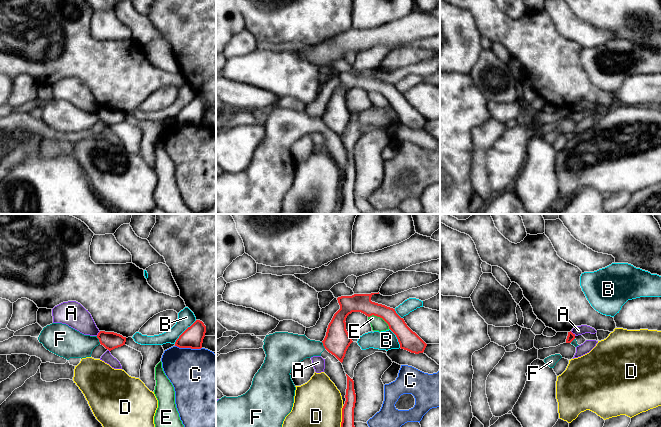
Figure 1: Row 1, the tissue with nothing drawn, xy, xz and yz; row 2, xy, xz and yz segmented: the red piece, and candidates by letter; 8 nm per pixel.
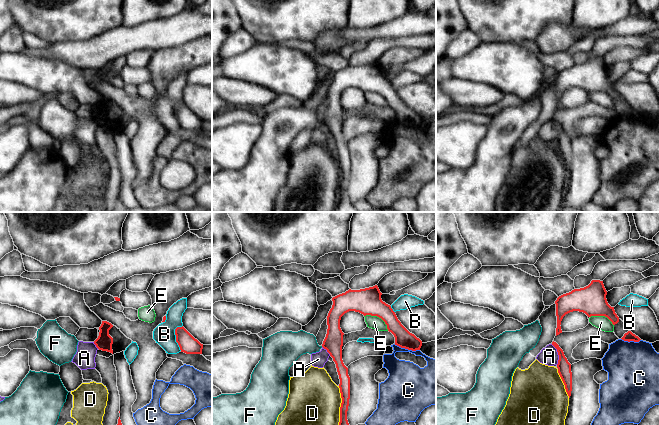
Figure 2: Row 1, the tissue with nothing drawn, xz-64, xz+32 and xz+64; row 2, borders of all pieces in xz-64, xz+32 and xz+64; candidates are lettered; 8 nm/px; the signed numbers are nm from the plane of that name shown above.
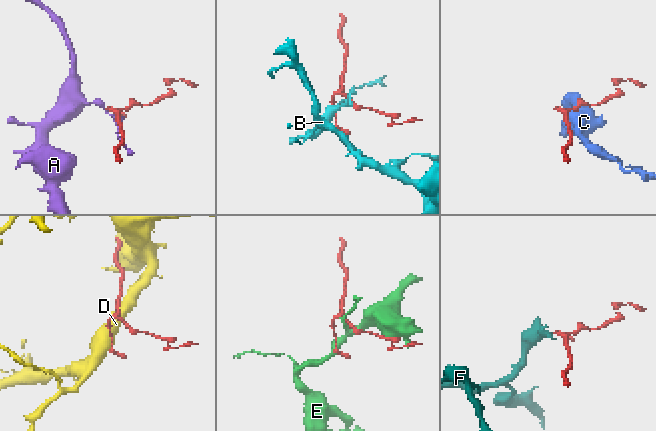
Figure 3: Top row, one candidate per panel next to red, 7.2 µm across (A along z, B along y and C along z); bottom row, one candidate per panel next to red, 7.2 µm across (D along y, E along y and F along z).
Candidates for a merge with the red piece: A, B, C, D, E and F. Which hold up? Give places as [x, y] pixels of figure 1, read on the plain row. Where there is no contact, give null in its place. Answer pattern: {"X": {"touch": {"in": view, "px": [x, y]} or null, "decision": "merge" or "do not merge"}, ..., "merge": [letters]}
{"A": {"touch": {"in": "yz", "px": [572, 109]}, "decision": "do not merge"}, "B": {"touch": {"in": "xy", "px": [184, 107]}, "decision": "do not merge"}, "C": {"touch": {"in": "xy", "px": [188, 123]}, "decision": "do not merge"}, "D": {"touch": {"in": "xz", "px": [341, 198]}, "decision": "do not merge"}, "E": {"touch": {"in": "xz", "px": [380, 93]}, "decision": "do not merge"}, "F": {"touch": {"in": "xy", "px": [99, 116]}, "decision": "do not merge"}, "merge": []}

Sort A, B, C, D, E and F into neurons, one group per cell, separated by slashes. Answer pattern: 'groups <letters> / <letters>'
groups A / B / C / D / E / F

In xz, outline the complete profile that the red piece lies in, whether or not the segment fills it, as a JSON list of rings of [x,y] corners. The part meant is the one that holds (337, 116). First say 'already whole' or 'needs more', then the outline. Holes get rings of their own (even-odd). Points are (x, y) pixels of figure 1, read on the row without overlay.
already whole; [[[379,68],[378,69],[371,69],[371,70],[354,70],[352,72],[341,72],[341,73],[337,74],[338,79],[340,81],[340,85],[334,90],[331,98],[328,101],[326,112],[325,112],[324,116],[322,117],[324,124],[329,129],[334,131],[342,139],[348,123],[353,118],[352,114],[349,112],[349,110],[348,110],[348,108],[346,106],[346,98],[345,98],[346,94],[352,88],[361,88],[361,89],[365,90],[368,93],[374,91],[374,92],[382,94],[388,100],[389,105],[396,111],[401,125],[407,126],[407,127],[409,127],[411,129],[415,129],[415,130],[423,129],[425,124],[426,124],[426,122],[427,122],[427,120],[415,108],[413,108],[407,102],[407,100],[405,99],[404,95],[401,94],[396,89],[395,85],[387,83],[387,82],[382,81],[382,80],[378,80],[378,79],[372,78],[371,77],[371,73],[374,70],[379,70]]]

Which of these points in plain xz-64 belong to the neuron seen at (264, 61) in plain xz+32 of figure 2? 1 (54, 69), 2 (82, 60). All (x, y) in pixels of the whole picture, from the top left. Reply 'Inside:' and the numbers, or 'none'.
Inside: 1

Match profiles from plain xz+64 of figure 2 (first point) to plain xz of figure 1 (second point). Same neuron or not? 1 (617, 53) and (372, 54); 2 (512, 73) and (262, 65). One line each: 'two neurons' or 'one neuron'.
1: two neurons
2: one neuron

